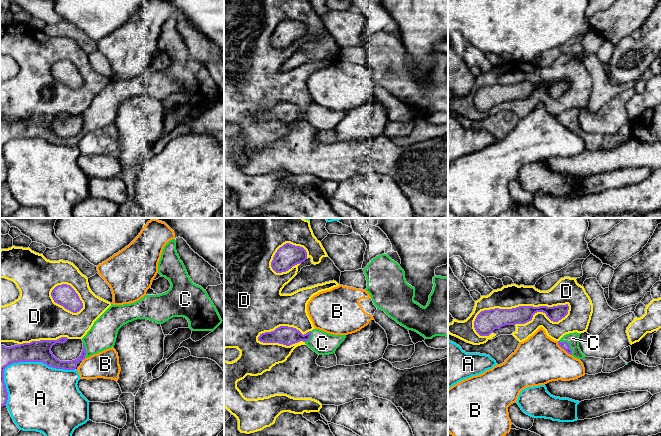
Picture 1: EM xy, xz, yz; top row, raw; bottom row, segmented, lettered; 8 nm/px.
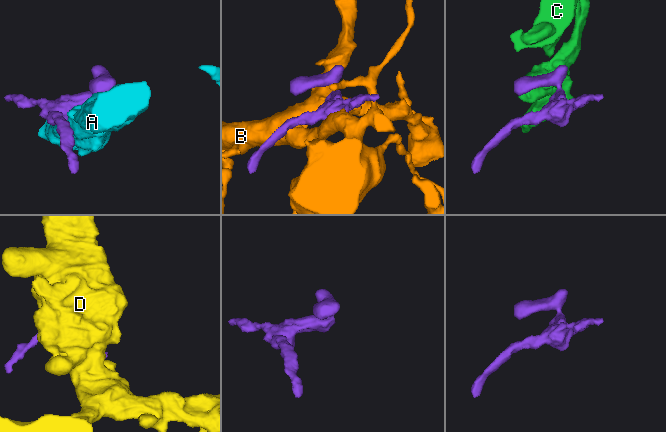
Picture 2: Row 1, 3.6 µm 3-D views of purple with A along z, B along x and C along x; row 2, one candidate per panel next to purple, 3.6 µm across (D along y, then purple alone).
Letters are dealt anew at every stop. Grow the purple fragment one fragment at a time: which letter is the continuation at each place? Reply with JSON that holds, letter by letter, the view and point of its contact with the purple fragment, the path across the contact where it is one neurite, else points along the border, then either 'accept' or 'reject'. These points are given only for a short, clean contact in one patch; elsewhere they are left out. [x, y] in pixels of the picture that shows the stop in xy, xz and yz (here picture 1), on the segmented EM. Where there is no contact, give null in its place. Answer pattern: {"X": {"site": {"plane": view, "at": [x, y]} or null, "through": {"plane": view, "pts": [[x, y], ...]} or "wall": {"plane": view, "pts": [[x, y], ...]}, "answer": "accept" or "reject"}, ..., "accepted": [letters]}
{"A": {"site": {"plane": "xy", "at": [21, 361]}, "answer": "reject"}, "B": {"site": {"plane": "yz", "at": [563, 348]}, "answer": "reject"}, "C": {"site": {"plane": "yz", "at": [568, 345]}, "through": {"plane": "yz", "pts": [[564, 345], [568, 345], [572, 338]]}, "answer": "accept"}, "D": {"site": {"plane": "yz", "at": [517, 307]}, "answer": "reject"}, "accepted": ["C"]}

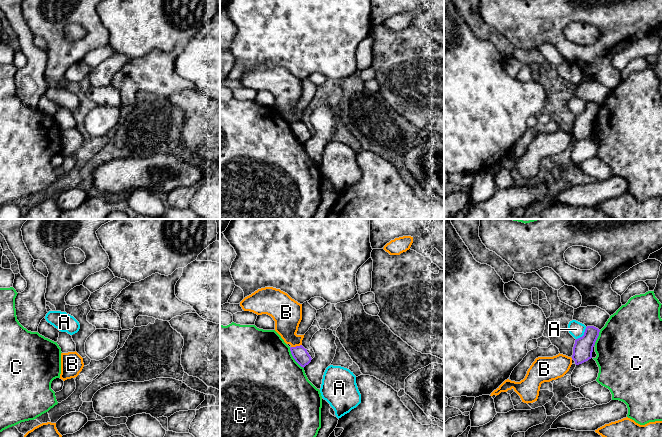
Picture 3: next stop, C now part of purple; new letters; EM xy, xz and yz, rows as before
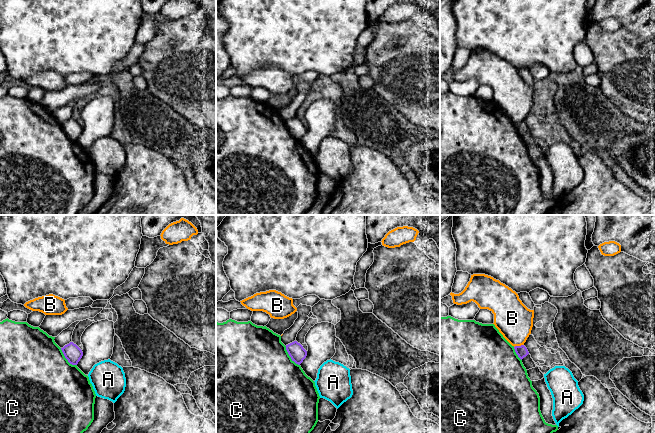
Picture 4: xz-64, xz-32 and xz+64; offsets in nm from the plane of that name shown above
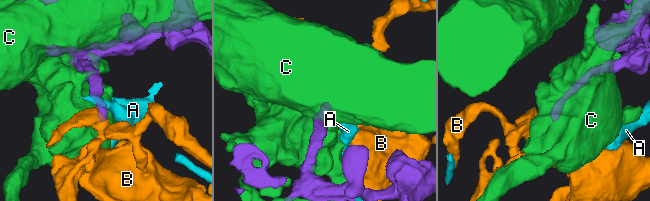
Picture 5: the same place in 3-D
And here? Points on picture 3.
{"A": {"site": {"plane": "yz", "at": [584, 334]}, "answer": "reject"}, "B": {"site": {"plane": "xz", "at": [296, 346]}, "wall": {"plane": "xz", "pts": [[301, 344], [291, 347]]}, "answer": "reject"}, "C": {"site": {"plane": "xz", "at": [293, 357]}, "answer": "reject"}, "accepted": []}

